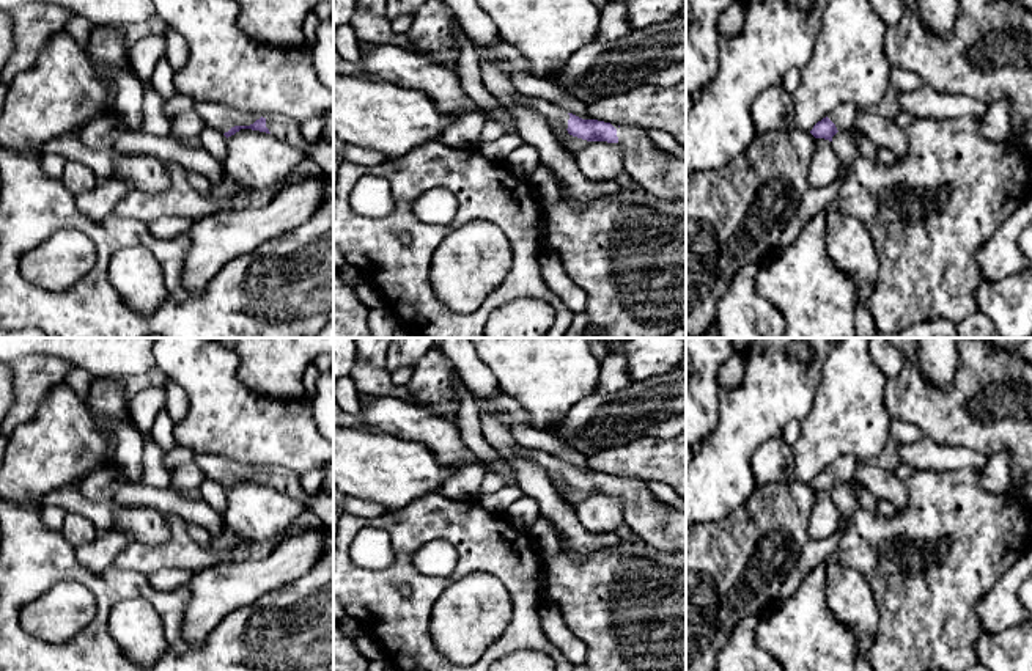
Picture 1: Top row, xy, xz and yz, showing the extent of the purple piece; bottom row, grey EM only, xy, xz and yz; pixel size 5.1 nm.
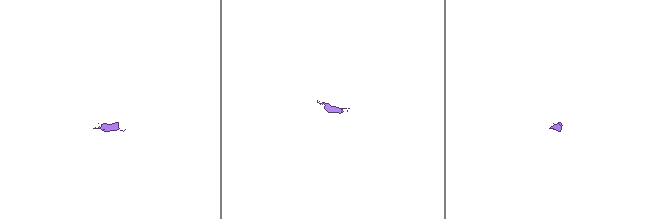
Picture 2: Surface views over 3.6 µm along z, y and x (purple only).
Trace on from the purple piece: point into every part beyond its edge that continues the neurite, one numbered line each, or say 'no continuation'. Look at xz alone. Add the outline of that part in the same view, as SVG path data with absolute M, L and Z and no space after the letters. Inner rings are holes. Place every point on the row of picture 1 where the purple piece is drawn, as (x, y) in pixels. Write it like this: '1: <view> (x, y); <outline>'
1: xz (557, 118); M521 94L518 96L518 102L540 112L549 121L555 138L571 154L593 143L593 141L587 141L587 140L582 140L568 134L566 129L568 129L569 115L568 112L558 108L557 105L540 97L533 97L533 96L525 97Z
2: xz (661, 175); M618 126L618 143L625 152L625 171L648 198L686 201L686 159L664 151L658 137L636 126Z

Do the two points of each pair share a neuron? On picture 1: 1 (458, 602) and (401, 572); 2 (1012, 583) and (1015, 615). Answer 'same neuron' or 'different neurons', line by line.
1: different neurons
2: same neuron

